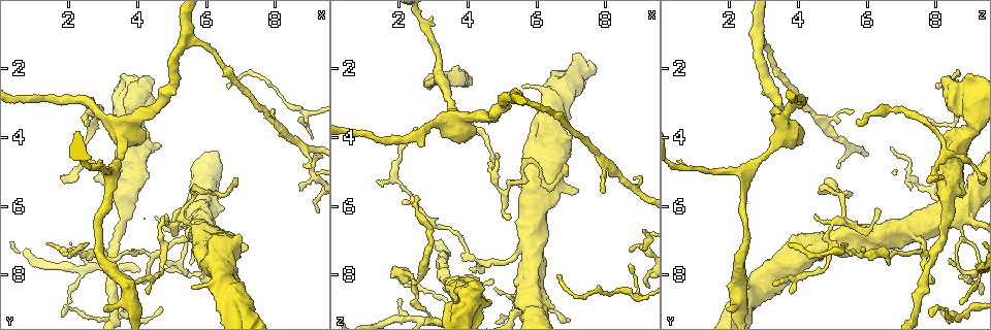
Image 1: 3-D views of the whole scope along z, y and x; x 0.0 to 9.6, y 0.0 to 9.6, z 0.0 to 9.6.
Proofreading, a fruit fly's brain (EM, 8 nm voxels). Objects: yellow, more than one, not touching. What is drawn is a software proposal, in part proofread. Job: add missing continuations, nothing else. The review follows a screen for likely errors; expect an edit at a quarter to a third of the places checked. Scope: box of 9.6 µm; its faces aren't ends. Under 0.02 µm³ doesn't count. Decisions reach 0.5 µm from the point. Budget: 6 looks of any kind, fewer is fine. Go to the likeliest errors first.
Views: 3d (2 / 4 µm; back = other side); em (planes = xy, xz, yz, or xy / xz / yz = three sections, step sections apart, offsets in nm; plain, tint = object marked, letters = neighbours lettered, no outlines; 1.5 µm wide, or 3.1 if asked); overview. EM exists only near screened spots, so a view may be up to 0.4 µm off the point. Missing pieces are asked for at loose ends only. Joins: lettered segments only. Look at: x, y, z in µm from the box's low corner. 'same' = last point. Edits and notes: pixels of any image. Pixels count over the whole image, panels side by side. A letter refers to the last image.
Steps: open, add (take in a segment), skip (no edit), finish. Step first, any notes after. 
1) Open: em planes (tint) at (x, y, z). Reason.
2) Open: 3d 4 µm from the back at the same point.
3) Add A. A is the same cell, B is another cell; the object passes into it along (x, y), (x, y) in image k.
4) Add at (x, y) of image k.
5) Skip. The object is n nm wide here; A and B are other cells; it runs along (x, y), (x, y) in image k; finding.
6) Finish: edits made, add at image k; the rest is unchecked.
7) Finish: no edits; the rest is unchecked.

Open: 3d 4 µm at (4.65, 4.20, 8.75). Stops while still wide.

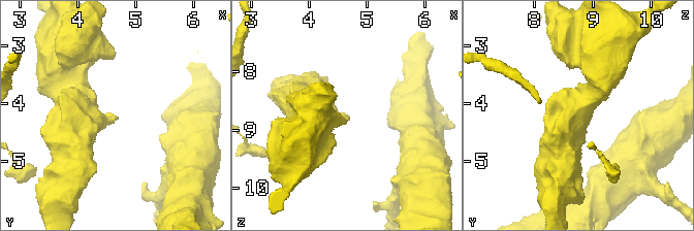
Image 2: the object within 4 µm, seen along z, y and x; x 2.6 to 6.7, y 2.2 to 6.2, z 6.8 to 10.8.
Open: em xy step 8 (plain) at (4.65, 4.25, 8.80). Shape alone is not enough.

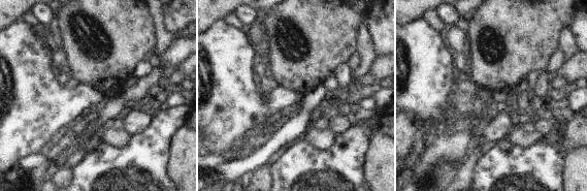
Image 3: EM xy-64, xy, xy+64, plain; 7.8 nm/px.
Open: em xy step 8 (letters) at the same point.

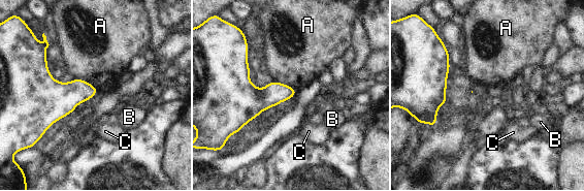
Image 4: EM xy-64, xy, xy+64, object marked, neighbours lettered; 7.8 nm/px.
Skip. A, B and C are other cells; a border runs along (74, 77), (87, 81), (98, 90) in image 4; none of them fits.

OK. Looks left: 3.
Open: 3d 4 µm at (4.85, 6.25, 4.45). Free end.

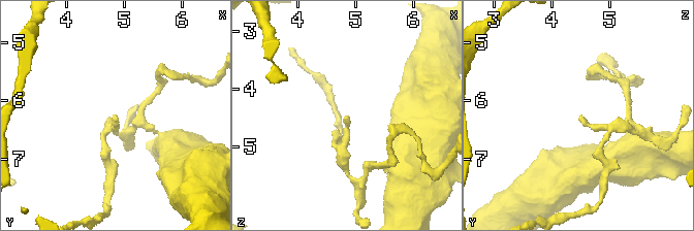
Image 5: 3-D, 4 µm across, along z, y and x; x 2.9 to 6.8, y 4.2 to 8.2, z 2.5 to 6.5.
Open: em planes (tint) at (4.80, 6.30, 4.40).

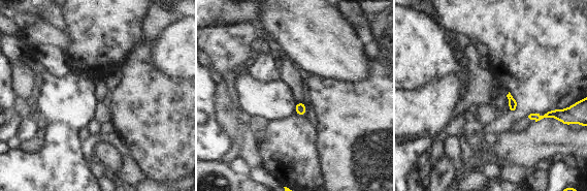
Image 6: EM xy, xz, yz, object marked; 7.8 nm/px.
Open: em planes (letters) at the same point.

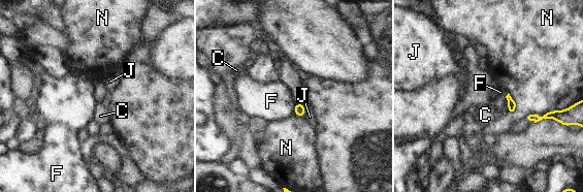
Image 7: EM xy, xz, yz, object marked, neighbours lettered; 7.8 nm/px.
Skip. C, F, J and N are other cells; no lettered segment goes on from it.

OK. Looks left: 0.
Finish: no edits; the rest is unchecked.

